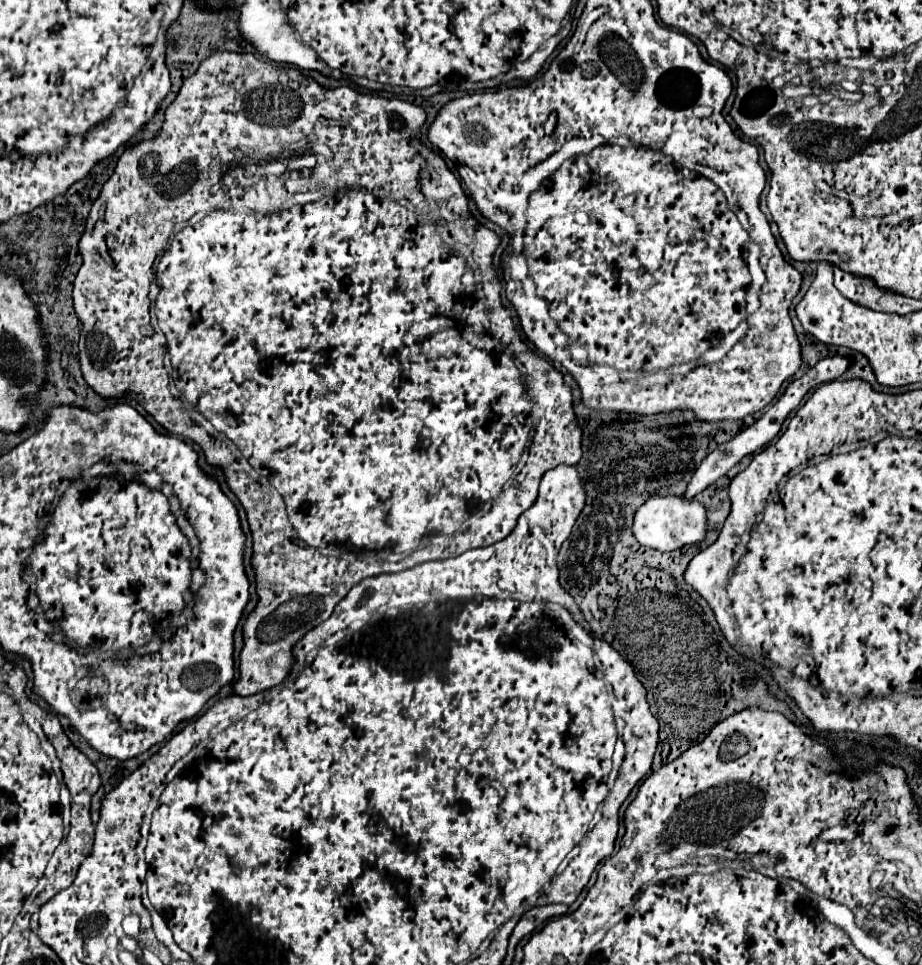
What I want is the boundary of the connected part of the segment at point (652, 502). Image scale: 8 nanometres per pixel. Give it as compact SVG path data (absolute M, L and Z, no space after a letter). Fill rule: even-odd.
M650 497L634 515L632 533L640 545L674 551L688 543L698 543L706 535L706 511L698 501L688 501L684 497Z

